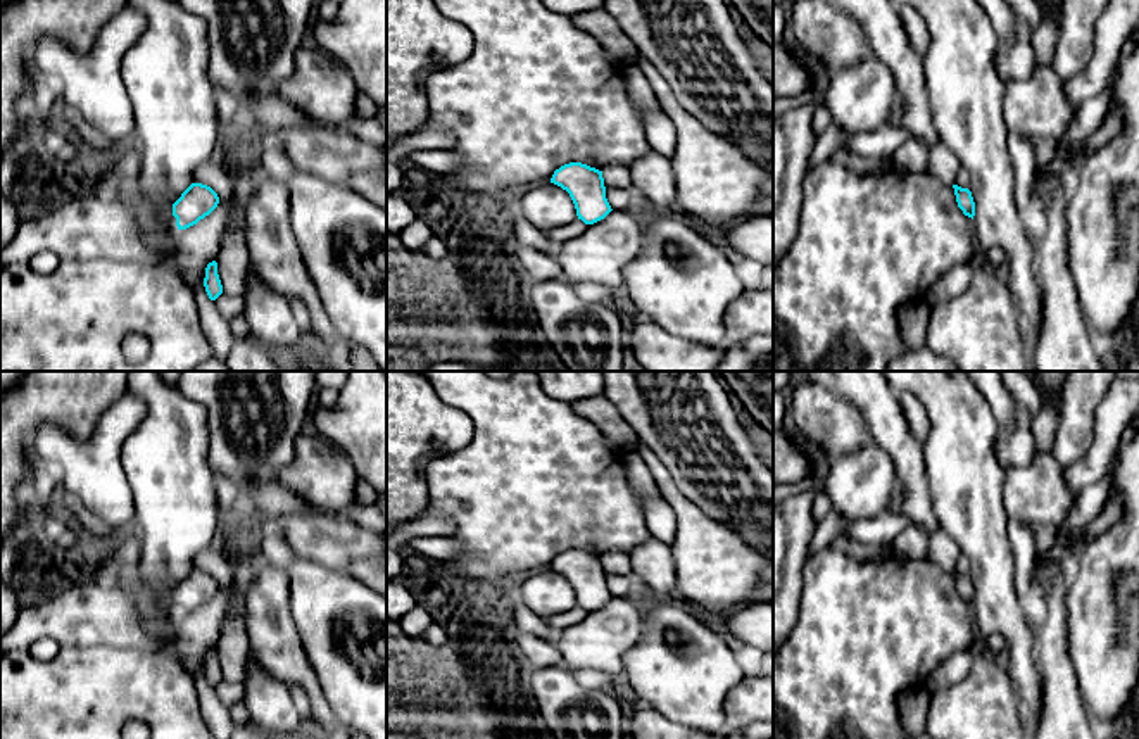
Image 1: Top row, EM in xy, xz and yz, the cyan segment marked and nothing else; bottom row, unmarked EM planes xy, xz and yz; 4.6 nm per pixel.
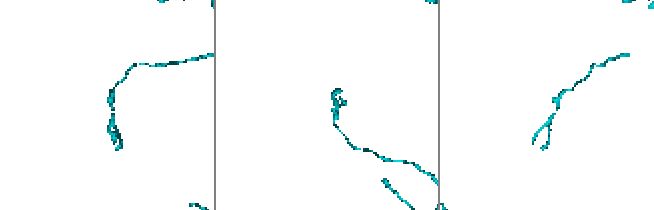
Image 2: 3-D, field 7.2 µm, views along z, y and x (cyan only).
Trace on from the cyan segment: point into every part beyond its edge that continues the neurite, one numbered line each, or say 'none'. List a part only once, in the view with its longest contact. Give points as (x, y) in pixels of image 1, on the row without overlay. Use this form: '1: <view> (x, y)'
none

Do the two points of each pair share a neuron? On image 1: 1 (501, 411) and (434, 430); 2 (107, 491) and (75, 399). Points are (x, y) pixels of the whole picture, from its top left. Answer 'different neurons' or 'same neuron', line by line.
1: different neurons
2: different neurons

